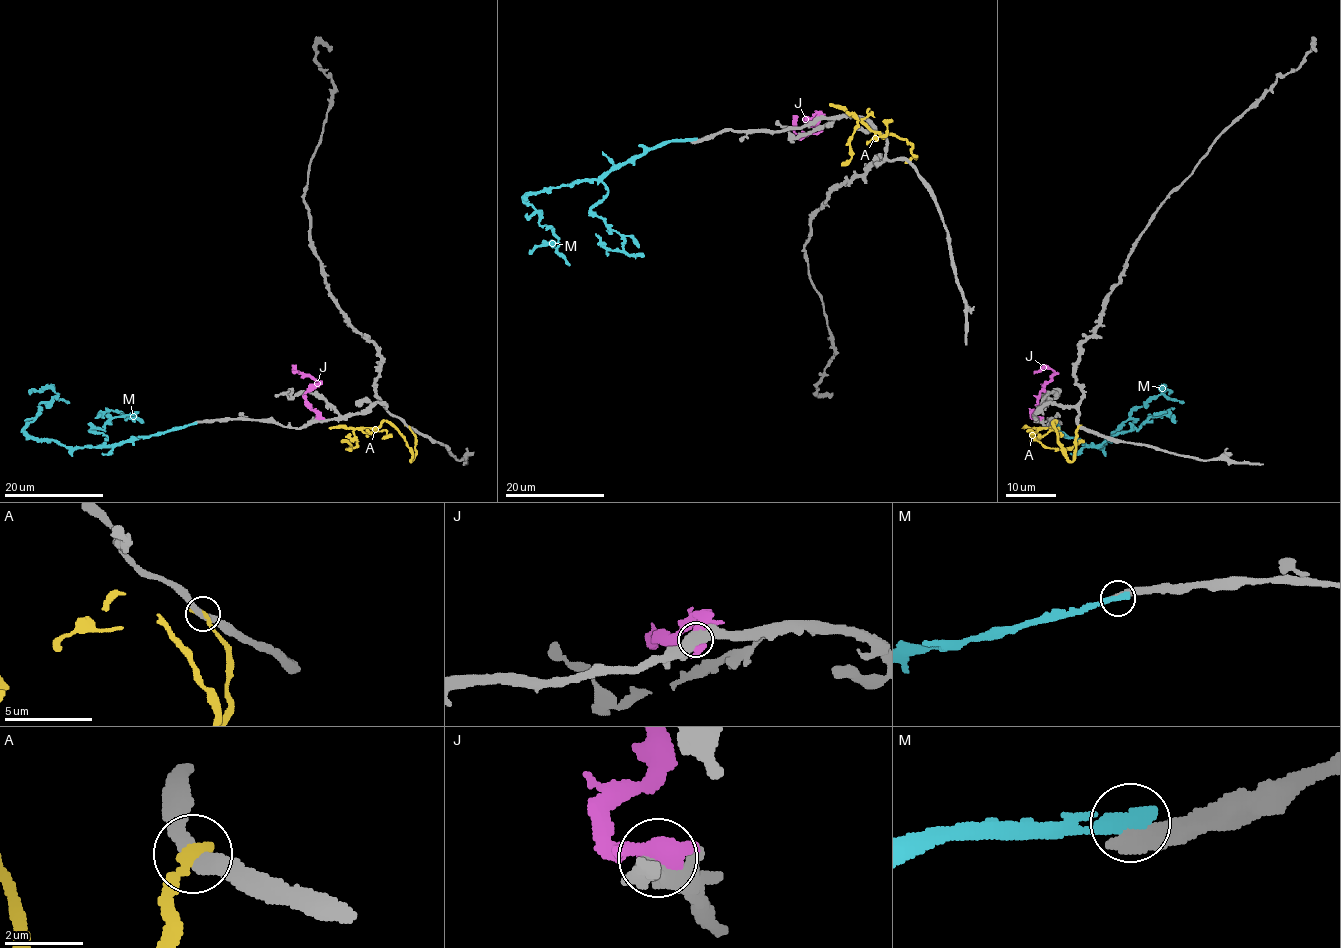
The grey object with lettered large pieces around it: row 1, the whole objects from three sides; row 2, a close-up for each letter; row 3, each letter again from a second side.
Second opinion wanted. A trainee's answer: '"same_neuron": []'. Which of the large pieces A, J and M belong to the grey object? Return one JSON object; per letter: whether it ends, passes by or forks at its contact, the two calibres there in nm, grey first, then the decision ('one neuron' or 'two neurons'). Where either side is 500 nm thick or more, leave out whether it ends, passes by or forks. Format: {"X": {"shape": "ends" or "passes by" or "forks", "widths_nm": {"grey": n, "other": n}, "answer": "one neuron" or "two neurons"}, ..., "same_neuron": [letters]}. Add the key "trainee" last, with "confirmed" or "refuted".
{"A": {"shape": "ends", "widths_nm": {"grey": 380, "other": 320}, "answer": "two neurons"}, "J": {"widths_nm": {"grey": 500, "other": 650}, "answer": "two neurons"}, "M": {"widths_nm": {"grey": 500, "other": 440}, "answer": "two neurons"}, "same_neuron": [], "trainee": "confirmed"}

